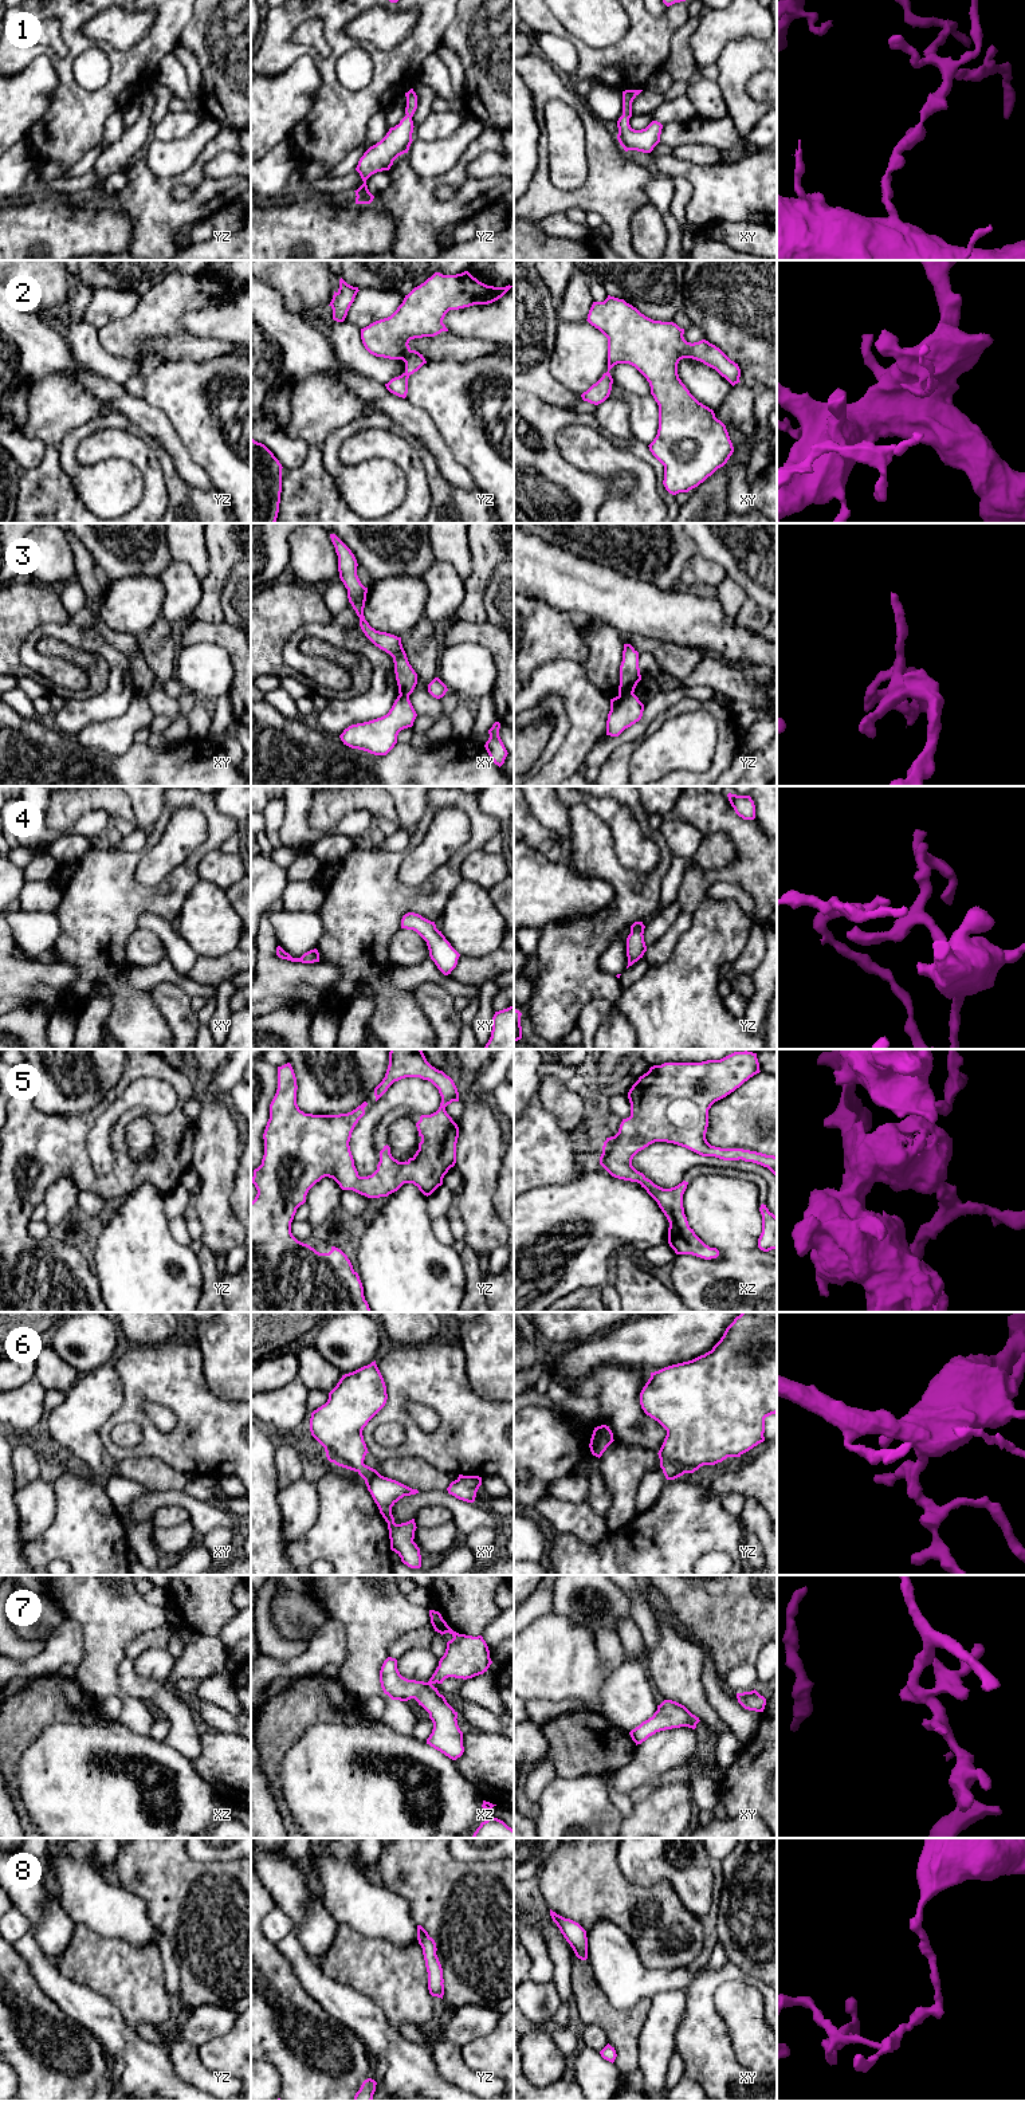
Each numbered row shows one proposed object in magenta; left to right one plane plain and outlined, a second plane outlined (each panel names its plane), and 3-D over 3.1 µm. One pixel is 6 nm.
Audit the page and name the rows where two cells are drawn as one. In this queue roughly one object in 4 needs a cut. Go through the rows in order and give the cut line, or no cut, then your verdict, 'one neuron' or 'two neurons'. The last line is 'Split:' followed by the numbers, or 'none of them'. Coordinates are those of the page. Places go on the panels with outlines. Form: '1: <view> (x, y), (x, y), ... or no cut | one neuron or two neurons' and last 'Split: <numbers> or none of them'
1: no cut | one neuron
2: no cut | one neuron
3: yz (632, 692), (619, 695) | two neurons
4: no cut | one neuron
5: no cut | one neuron
6: no cut | one neuron
7: no cut | one neuron
8: no cut | one neuron
Split: 3

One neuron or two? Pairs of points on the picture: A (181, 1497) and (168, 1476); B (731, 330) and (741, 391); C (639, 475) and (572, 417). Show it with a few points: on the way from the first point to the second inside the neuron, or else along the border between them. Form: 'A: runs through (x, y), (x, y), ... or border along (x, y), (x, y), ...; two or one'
A: border along (183, 1489), (156, 1492); two
B: border along (741, 381), (754, 392); two
C: border along (599, 428), (566, 425), (557, 434), (556, 444); two

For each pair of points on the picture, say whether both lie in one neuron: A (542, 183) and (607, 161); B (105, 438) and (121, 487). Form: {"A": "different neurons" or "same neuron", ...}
{"A": "same neuron", "B": "different neurons"}

